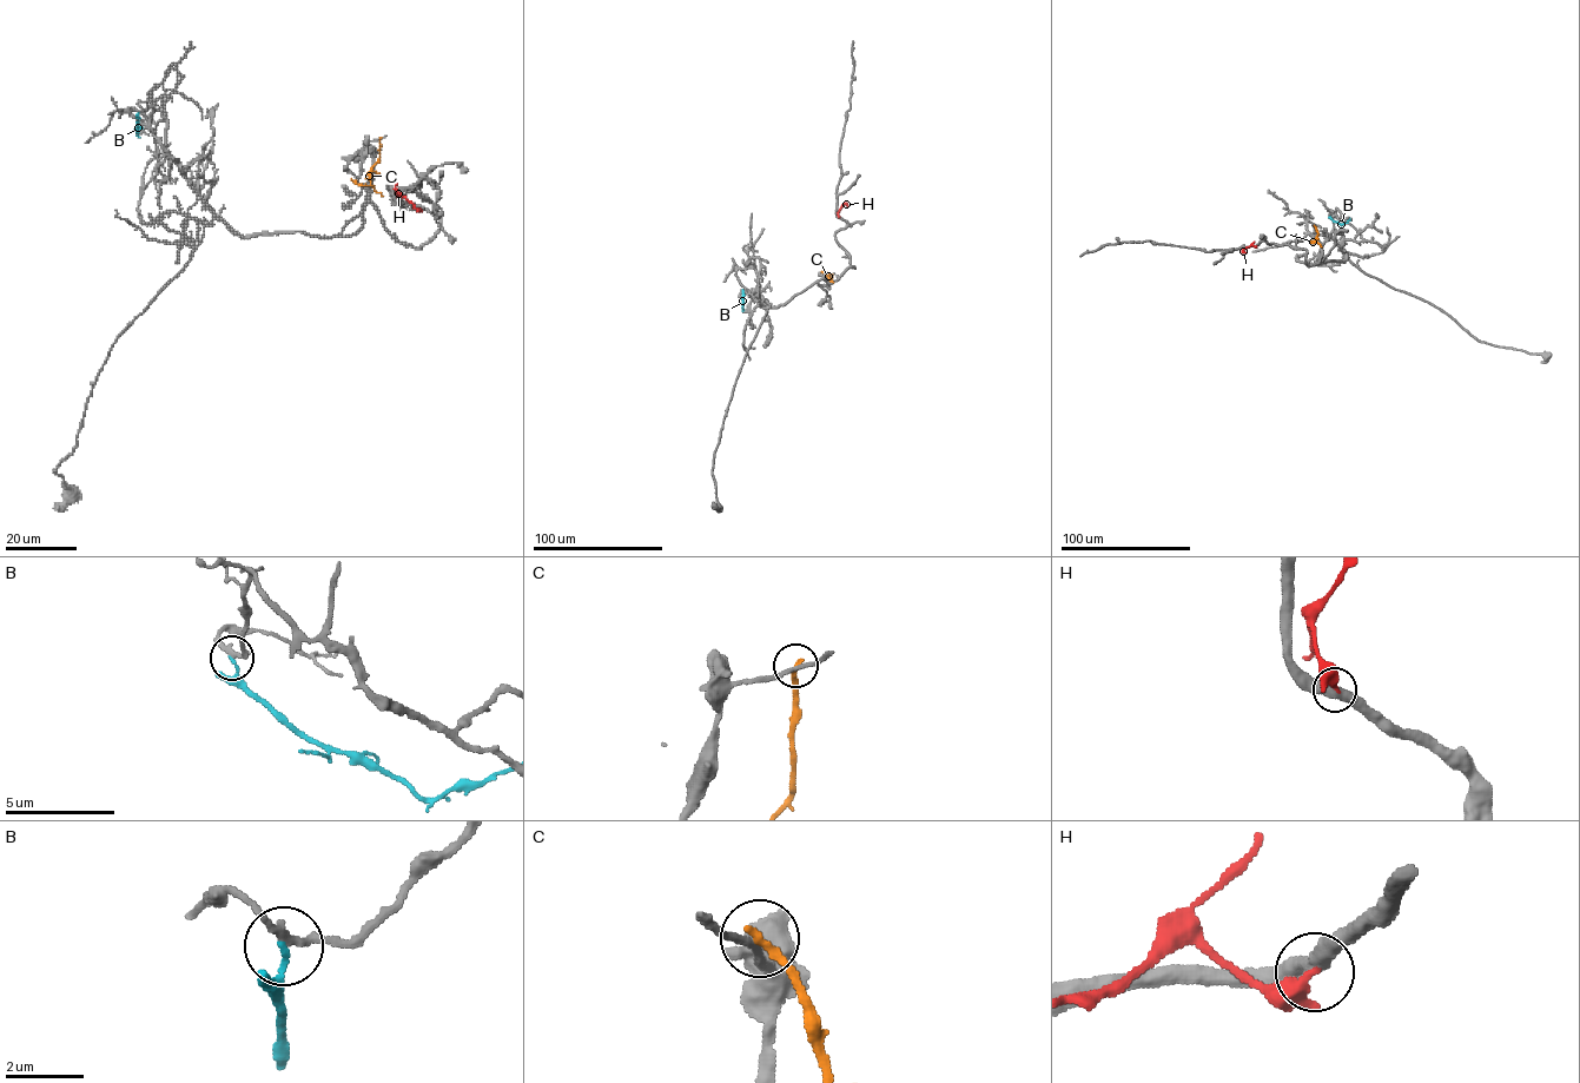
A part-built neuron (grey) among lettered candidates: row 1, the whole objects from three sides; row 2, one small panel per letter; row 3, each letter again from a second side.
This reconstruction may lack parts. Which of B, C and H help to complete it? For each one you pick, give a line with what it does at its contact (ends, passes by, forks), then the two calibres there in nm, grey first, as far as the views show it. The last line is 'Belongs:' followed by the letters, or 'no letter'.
Belongs: no letter

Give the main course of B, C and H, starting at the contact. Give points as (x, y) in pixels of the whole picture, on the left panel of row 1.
B: (138, 112), (137, 134), (139, 117)
C: (379, 138), (378, 160), (370, 171), (370, 184), (358, 185), (350, 178)
H: (400, 193), (421, 211)

